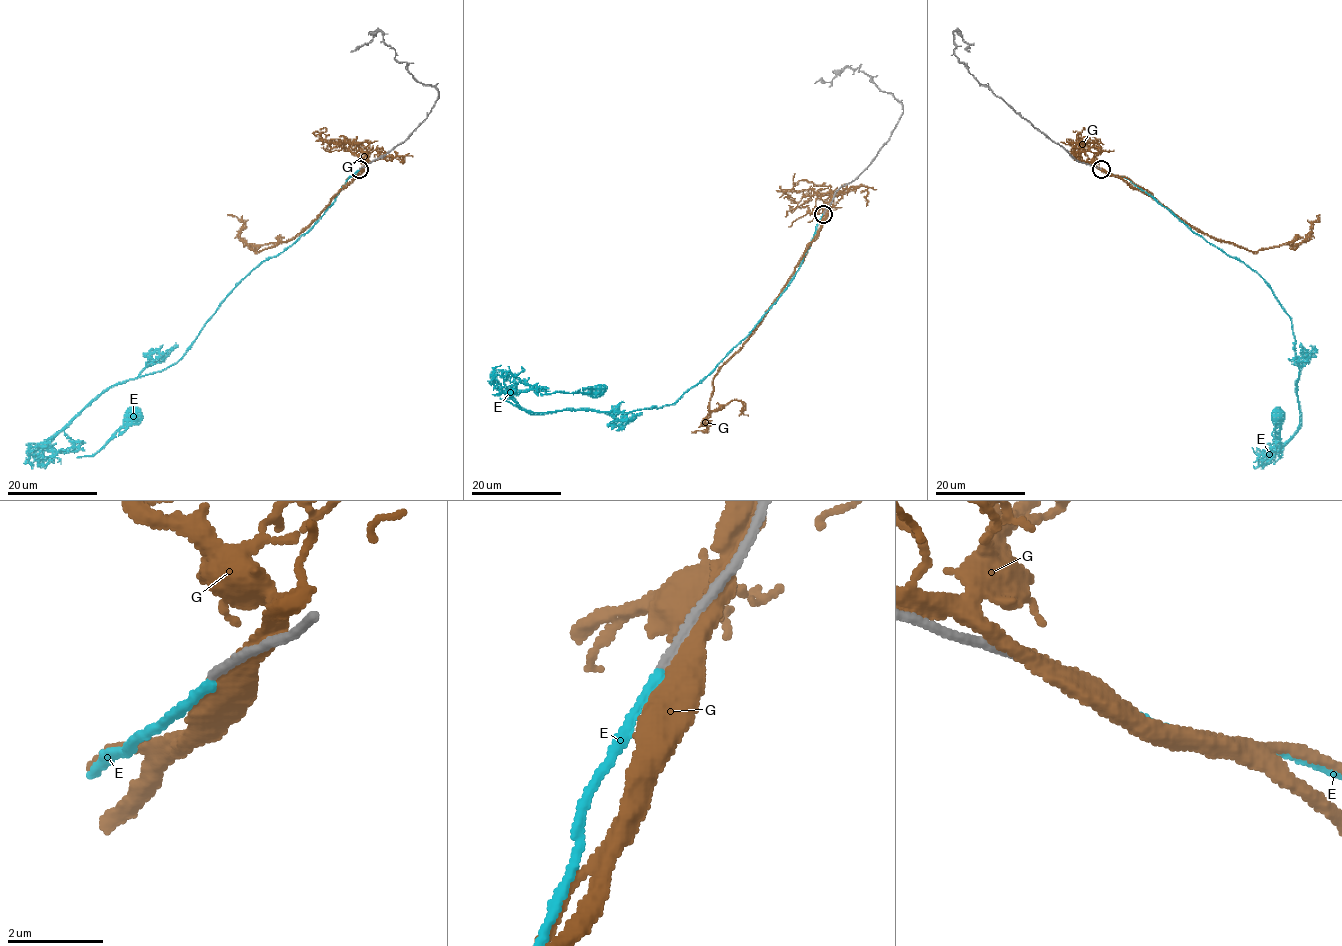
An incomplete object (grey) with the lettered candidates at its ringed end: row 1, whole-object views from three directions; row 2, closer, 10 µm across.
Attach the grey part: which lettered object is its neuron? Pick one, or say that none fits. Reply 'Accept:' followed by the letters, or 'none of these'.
Accept: none of these

